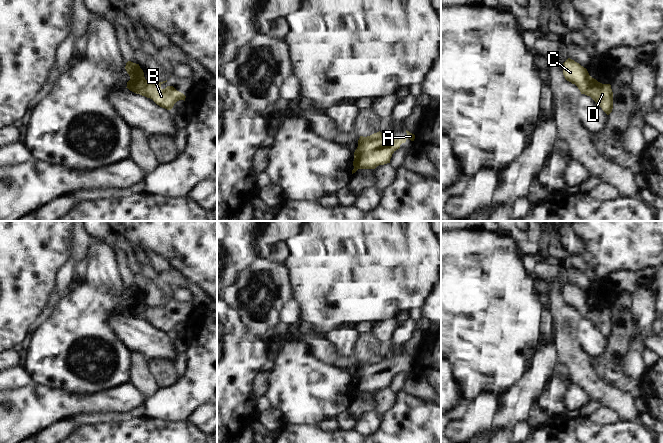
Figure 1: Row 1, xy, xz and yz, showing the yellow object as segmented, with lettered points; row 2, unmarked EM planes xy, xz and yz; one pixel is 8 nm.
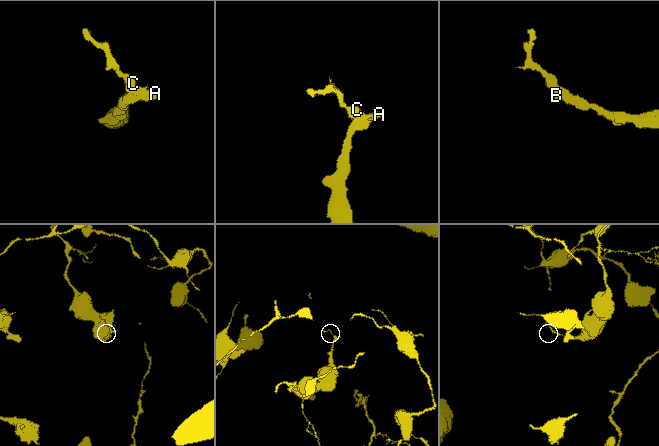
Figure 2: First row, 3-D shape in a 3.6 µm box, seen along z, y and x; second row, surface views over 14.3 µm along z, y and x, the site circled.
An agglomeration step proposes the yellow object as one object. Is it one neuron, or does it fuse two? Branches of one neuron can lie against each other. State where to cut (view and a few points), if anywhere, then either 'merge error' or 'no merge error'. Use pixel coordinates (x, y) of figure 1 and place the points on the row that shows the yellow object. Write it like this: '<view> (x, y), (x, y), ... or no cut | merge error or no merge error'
xz (382, 135), (358, 145) | merge error

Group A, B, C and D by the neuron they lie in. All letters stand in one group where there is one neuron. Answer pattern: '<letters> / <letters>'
A B D / C

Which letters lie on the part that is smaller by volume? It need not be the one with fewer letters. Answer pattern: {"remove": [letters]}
{"remove": ["C"]}

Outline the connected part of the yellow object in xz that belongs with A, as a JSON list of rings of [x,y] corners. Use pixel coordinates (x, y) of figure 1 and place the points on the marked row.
[[[407,130],[406,133],[406,138],[395,139],[394,133],[391,133],[358,145],[354,152],[352,174],[358,169],[375,169],[379,165],[390,163],[392,154],[400,148],[402,143],[406,142],[407,138],[414,141],[415,135]]]

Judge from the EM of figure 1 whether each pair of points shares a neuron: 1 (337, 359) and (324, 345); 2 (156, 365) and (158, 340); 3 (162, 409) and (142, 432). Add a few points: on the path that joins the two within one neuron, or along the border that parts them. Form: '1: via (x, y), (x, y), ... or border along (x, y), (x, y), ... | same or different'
1: via (334, 356), (326, 348) | same
2: border along (151, 359), (171, 359), (179, 362) | different
3: border along (146, 415), (155, 419), (177, 422) | different

